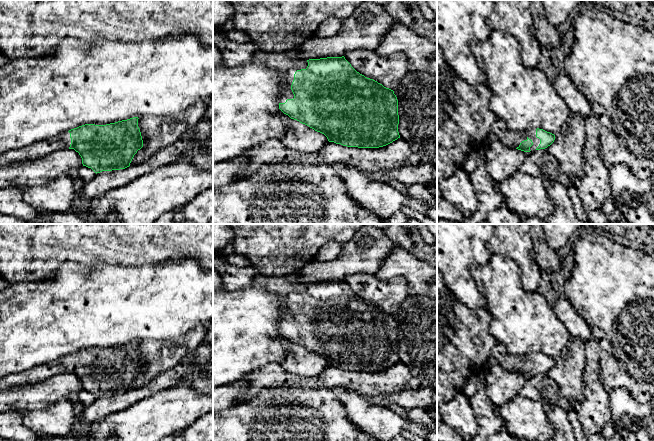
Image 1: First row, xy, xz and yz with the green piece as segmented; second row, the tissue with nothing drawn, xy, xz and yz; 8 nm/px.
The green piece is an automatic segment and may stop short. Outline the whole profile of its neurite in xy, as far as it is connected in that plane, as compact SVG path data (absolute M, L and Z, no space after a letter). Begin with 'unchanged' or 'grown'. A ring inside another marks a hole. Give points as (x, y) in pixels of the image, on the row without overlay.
grown | M138 341L118 345L106 349L85 348L58 360L35 366L33 369L22 373L14 373L0 379L0 388L12 388L16 386L29 386L45 381L60 373L74 373L82 382L83 390L91 392L96 398L102 395L125 393L137 377L143 371L143 364L138 351Z

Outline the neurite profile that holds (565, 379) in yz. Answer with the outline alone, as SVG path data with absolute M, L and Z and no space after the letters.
M571 337L570 356L555 359L554 366L545 373L530 375L518 395L539 401L545 409L547 409L549 405L555 406L562 398L573 399L574 401L581 400L583 398L583 374L586 364L584 344L585 342L582 340Z

